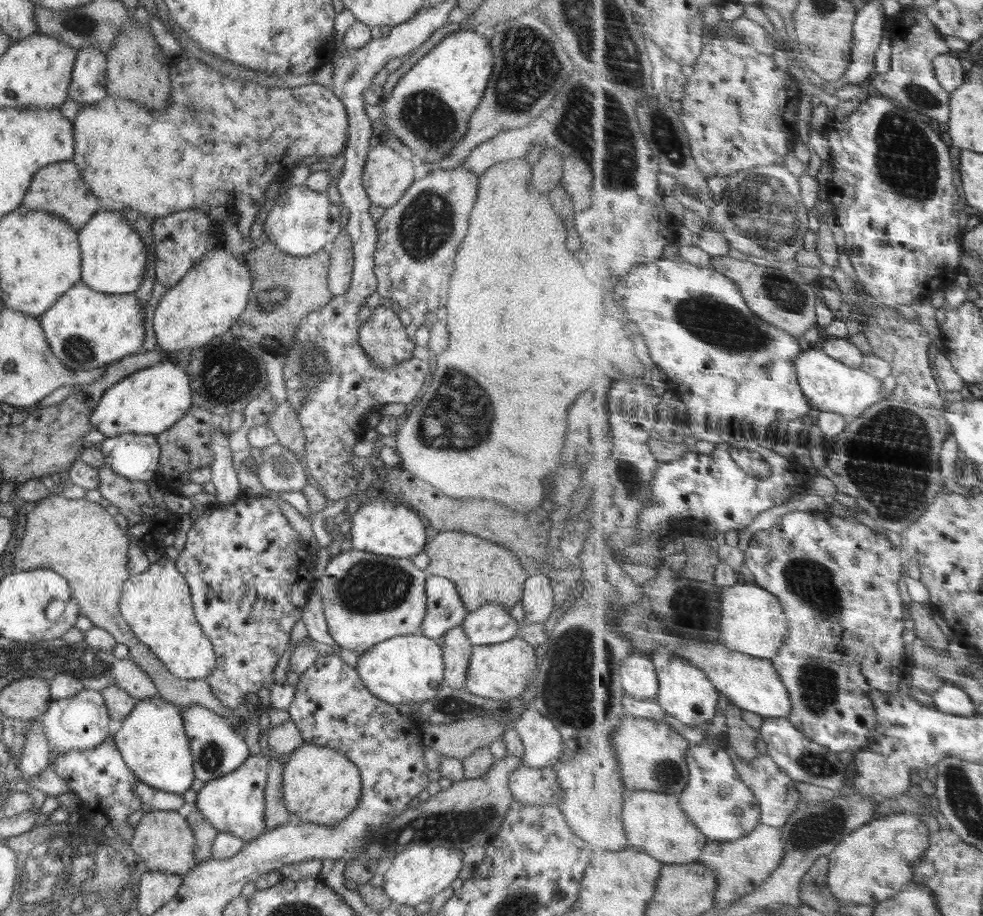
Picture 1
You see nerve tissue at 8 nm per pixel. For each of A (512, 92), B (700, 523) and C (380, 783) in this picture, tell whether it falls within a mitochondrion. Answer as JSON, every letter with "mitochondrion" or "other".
{"A":"mitochondrion","B":"other","C":"other"}

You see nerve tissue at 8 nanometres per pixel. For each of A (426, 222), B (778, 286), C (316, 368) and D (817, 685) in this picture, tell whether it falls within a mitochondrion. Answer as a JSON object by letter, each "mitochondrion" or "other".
{"A":"mitochondrion","B":"mitochondrion","C":"mitochondrion","D":"mitochondrion"}

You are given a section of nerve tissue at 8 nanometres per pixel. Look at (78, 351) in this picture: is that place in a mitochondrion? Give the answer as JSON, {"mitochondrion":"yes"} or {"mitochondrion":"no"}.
{"mitochondrion":"yes"}

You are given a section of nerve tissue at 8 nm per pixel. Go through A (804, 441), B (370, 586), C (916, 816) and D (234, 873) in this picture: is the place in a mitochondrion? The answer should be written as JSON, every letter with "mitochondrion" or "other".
{"A":"other","B":"mitochondrion","C":"other","D":"other"}

